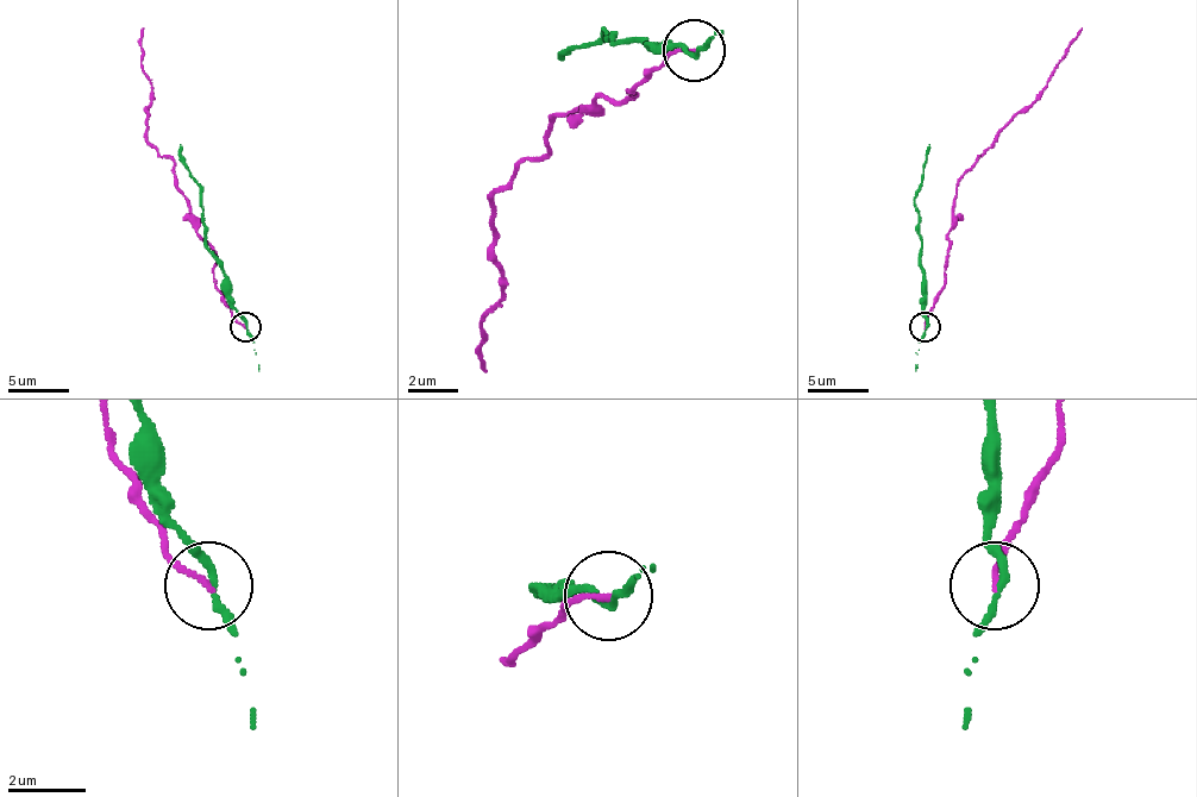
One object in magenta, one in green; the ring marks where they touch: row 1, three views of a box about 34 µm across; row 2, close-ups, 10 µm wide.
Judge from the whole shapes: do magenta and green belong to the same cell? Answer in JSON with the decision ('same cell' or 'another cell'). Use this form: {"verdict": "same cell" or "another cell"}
{"verdict": "another cell"}

